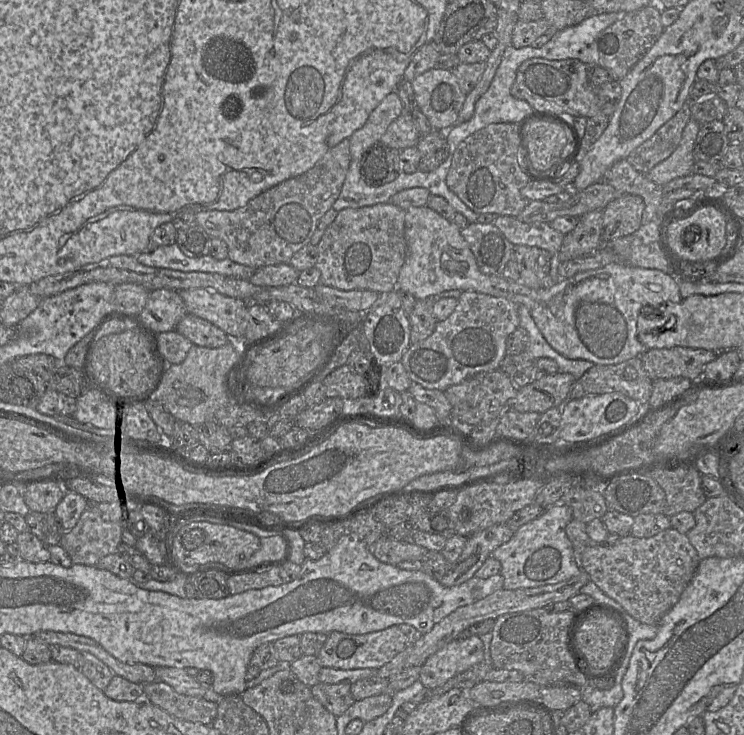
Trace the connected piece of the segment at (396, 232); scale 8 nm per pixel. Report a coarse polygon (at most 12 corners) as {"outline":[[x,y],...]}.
{"outline":[[405,210],[339,211],[317,245],[321,284],[396,290]]}

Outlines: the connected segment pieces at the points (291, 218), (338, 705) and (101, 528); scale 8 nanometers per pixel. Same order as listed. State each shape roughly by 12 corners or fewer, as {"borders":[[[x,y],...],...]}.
{"borders":[[[350,140],[197,223],[252,268],[289,264],[338,199]],[[318,683],[315,697],[336,717],[356,701],[351,683]],[[87,506],[59,545],[73,564],[116,553],[121,524]]]}

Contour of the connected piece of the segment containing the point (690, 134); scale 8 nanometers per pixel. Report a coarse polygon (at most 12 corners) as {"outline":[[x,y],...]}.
{"outline":[[691,118],[677,148],[647,172],[663,186],[691,174],[700,124]]}

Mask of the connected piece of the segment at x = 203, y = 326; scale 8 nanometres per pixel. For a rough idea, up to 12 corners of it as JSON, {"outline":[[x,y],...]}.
{"outline":[[186,314],[175,330],[194,345],[219,348],[232,341],[219,327]]}

